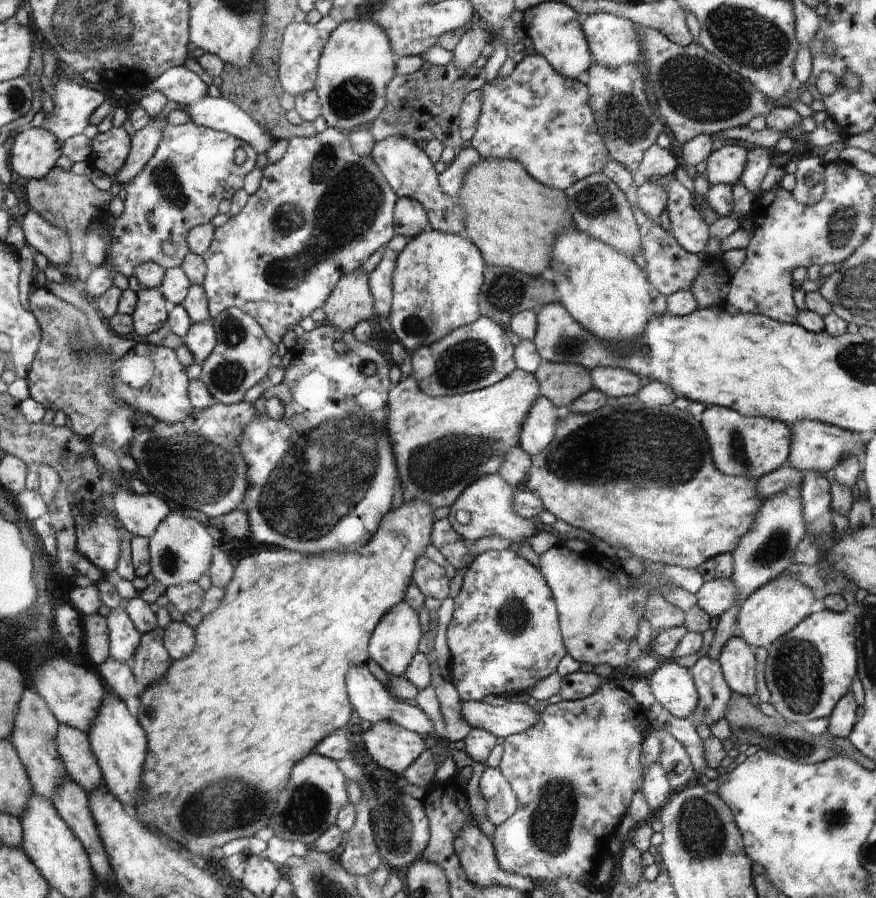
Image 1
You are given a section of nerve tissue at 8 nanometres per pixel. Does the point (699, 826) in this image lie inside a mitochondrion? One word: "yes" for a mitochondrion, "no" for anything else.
yes

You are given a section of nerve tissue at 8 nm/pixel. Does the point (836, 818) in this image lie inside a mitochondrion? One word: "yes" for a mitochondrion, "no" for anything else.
yes

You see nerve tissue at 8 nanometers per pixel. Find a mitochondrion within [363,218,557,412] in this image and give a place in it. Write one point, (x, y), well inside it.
(471, 360)

